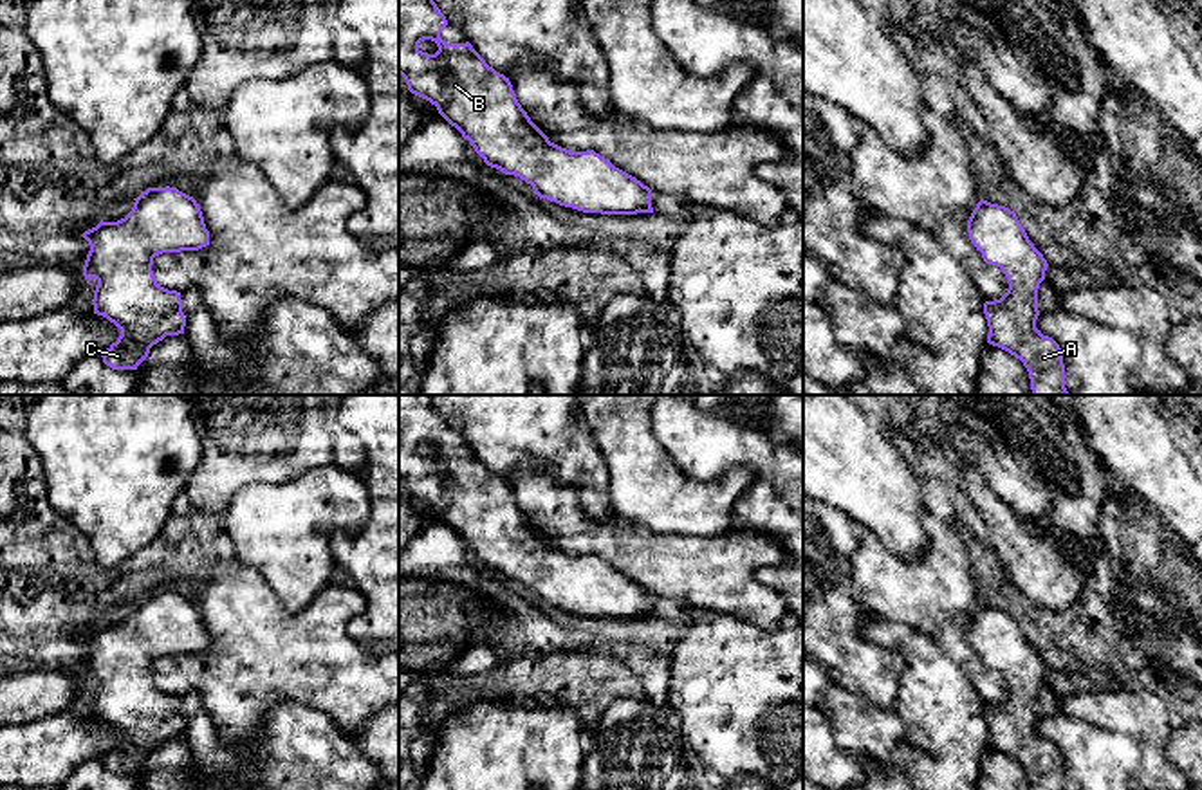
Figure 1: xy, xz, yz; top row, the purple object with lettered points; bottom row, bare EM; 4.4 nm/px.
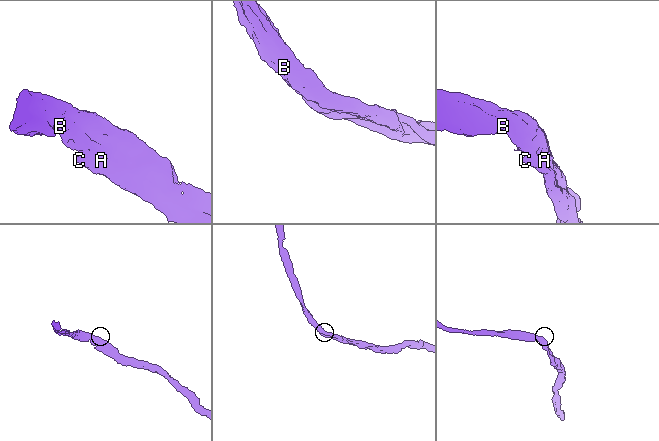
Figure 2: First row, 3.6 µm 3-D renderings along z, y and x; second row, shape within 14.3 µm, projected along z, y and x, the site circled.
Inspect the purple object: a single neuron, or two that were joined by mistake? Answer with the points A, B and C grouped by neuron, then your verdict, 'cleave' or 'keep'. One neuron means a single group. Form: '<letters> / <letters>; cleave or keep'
A B C; keep

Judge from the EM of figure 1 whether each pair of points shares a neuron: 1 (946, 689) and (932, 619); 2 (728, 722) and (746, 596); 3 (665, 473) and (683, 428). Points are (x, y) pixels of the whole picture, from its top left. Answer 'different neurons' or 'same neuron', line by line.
1: different neurons
2: different neurons
3: different neurons

